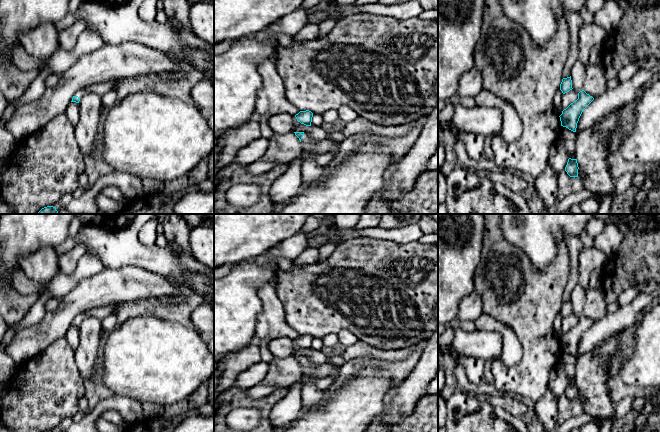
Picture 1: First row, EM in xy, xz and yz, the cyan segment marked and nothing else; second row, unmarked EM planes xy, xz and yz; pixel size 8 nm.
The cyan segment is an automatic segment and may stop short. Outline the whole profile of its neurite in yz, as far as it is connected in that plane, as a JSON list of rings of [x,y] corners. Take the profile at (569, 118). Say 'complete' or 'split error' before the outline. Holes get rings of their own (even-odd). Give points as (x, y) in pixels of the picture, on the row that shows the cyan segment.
complete; [[[584,90],[580,91],[578,93],[578,99],[564,109],[562,114],[559,116],[561,126],[576,132],[577,123],[582,112],[593,100],[594,98],[587,94]]]

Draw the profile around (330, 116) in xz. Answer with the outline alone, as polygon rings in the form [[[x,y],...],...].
[[[327,110],[322,114],[324,123],[333,123],[339,119],[337,110]]]

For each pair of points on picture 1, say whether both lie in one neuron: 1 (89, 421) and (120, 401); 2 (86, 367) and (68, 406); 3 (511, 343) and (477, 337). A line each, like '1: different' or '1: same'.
1: same
2: different
3: different

